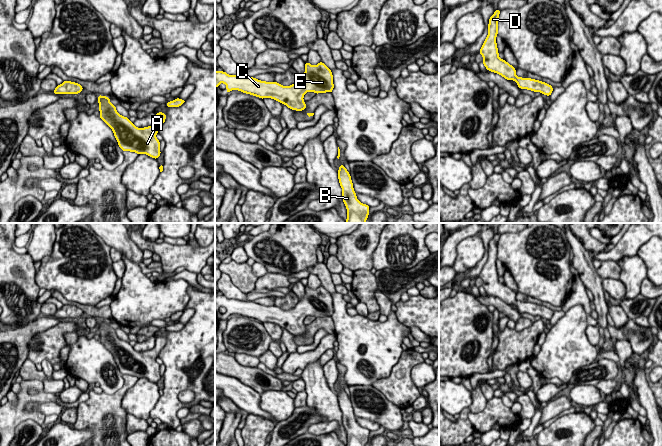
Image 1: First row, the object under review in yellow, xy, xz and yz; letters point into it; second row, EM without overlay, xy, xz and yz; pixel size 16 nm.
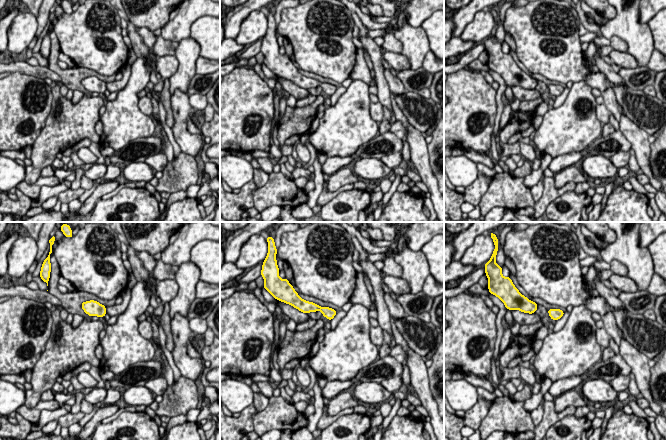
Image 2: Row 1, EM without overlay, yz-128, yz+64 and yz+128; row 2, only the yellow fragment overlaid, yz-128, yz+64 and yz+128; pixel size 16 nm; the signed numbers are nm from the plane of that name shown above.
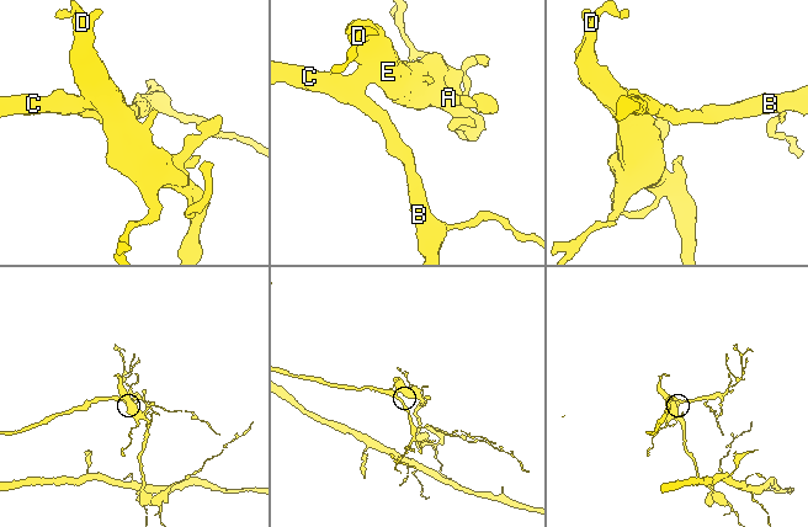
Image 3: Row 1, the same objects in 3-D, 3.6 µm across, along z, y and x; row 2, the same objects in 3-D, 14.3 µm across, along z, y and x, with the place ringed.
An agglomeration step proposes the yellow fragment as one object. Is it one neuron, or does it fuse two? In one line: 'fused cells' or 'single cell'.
single cell

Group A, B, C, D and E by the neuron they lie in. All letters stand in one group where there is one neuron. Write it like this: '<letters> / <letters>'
A B C D E

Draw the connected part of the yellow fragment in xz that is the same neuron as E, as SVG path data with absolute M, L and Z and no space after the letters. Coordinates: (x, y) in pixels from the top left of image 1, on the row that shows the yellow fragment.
M321 61L313 66L305 62L305 73L290 86L277 82L266 82L254 77L229 75L224 71L215 71L215 87L220 83L227 87L226 92L239 90L261 99L271 98L296 111L306 109L303 97L306 92L331 93L334 89L332 71Z

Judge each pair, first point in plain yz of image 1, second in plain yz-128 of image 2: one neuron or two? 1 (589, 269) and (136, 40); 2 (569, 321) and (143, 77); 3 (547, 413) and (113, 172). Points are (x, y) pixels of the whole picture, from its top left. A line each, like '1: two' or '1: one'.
1: one
2: one
3: two

